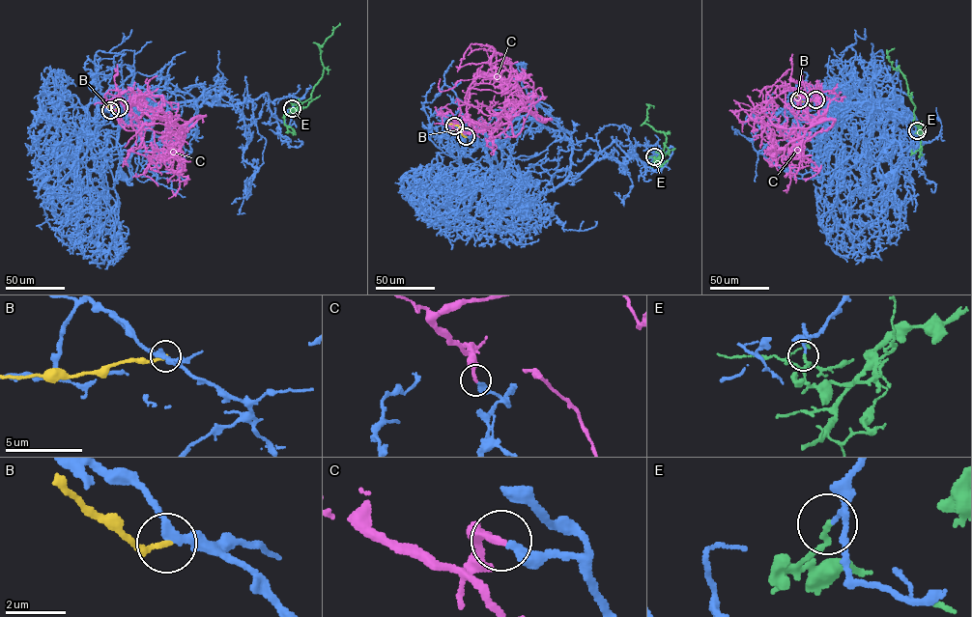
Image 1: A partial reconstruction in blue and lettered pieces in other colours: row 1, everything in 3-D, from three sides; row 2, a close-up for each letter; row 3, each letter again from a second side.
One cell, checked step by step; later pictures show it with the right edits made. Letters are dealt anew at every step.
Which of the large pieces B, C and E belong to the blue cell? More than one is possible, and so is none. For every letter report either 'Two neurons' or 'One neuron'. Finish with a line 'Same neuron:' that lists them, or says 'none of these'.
B: Two neurons
C: Two neurons
E: Two neurons
Same neuron: none of these

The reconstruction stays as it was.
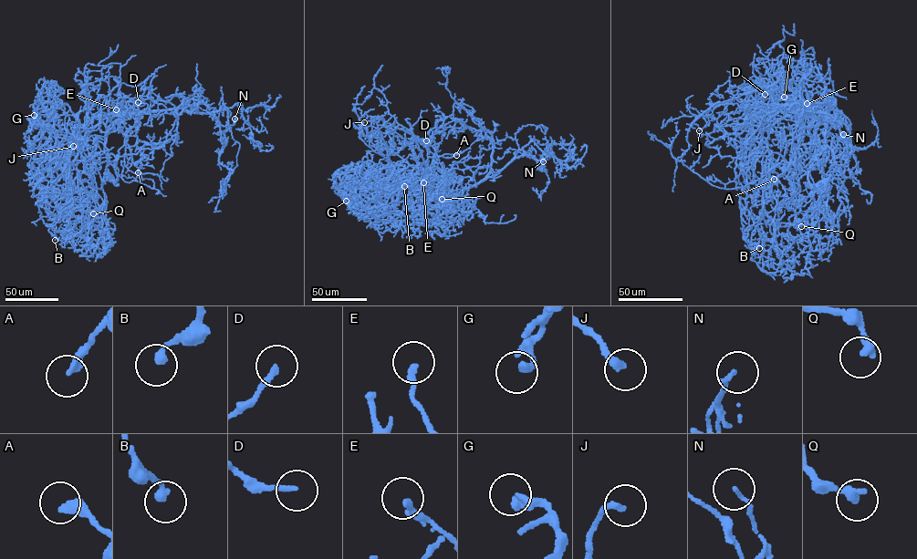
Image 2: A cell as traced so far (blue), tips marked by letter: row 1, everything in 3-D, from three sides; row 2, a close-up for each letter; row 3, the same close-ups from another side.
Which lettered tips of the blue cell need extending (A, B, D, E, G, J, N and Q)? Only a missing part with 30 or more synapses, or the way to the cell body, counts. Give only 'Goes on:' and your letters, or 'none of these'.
Goes on: none of these

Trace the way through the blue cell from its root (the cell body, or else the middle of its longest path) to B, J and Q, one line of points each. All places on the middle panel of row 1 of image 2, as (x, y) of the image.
B: (448, 207), (452, 192), (430, 199), (411, 181), (398, 186), (388, 163), (402, 164), (392, 173), (404, 186)
J: (448, 207), (452, 192), (425, 197), (359, 138), (361, 125), (354, 126), (364, 122)
Q: (448, 207), (452, 192), (408, 182), (429, 193), (424, 211), (438, 204), (427, 213), (442, 199)

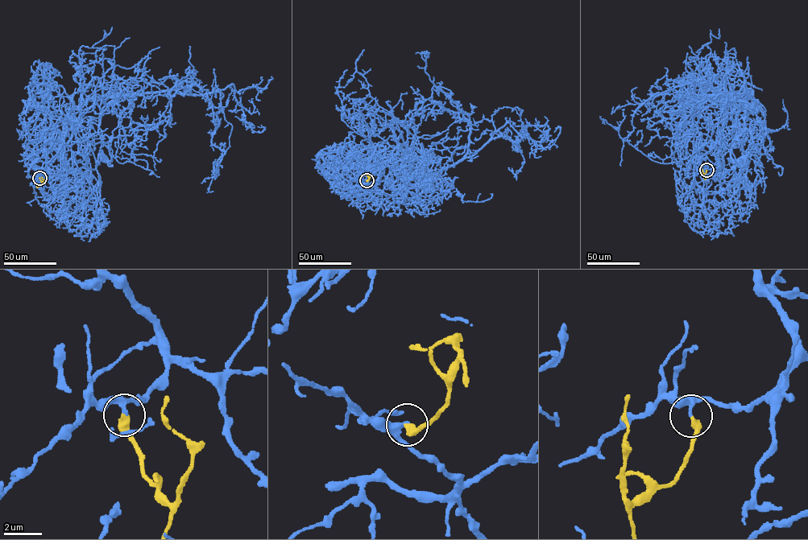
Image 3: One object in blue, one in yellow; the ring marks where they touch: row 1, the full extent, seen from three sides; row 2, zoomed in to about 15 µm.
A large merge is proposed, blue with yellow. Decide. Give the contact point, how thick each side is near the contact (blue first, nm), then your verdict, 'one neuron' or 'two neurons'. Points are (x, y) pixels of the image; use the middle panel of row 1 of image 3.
at (366, 180); 240 nm thick on the blue side, 360 nm on the other; one neuron

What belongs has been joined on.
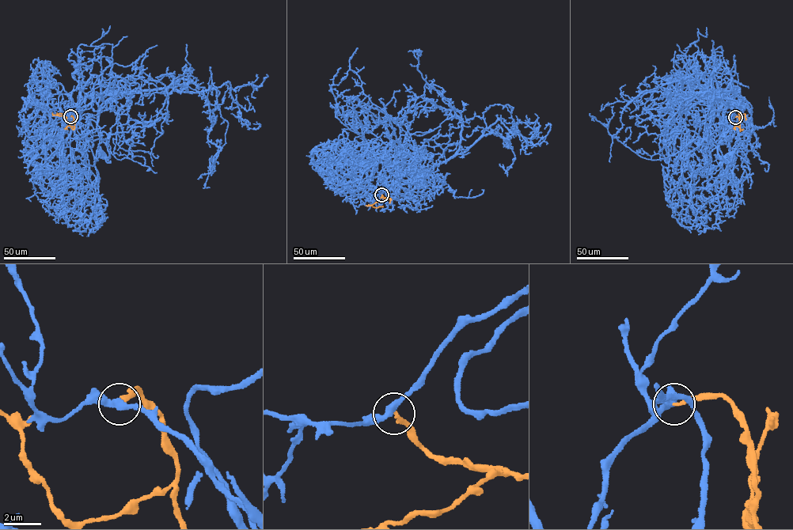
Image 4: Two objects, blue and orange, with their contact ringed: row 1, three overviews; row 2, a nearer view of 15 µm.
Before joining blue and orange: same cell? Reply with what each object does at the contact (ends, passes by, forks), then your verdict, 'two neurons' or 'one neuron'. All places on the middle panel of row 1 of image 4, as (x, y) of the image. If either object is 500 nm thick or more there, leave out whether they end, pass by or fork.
blue passes by; orange ends; one neuron

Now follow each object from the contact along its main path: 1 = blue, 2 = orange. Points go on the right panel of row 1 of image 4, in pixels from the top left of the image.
1: (734, 117), (729, 126), (722, 115), (735, 94), (722, 62), (711, 86), (727, 106), (718, 153), (731, 157)
2: (735, 117), (739, 119), (739, 123), (739, 115), (745, 114), (745, 120)

